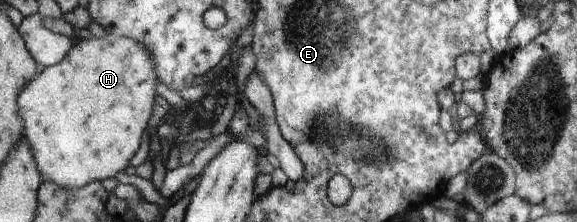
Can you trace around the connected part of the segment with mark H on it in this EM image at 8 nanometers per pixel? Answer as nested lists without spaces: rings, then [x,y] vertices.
[[[107,33],[102,37],[92,36],[90,38],[75,38],[74,46],[65,56],[53,66],[45,67],[41,74],[29,81],[25,85],[24,91],[20,93],[20,99],[17,101],[18,109],[24,121],[24,139],[29,143],[33,150],[33,156],[36,158],[37,167],[41,170],[42,176],[51,182],[57,183],[63,188],[82,188],[86,184],[102,179],[112,178],[116,173],[120,173],[128,161],[134,157],[134,153],[138,151],[140,139],[144,135],[144,129],[150,121],[150,113],[154,107],[154,97],[156,97],[156,75],[154,75],[154,64],[152,54],[140,42],[131,40],[129,37],[119,36]]]

